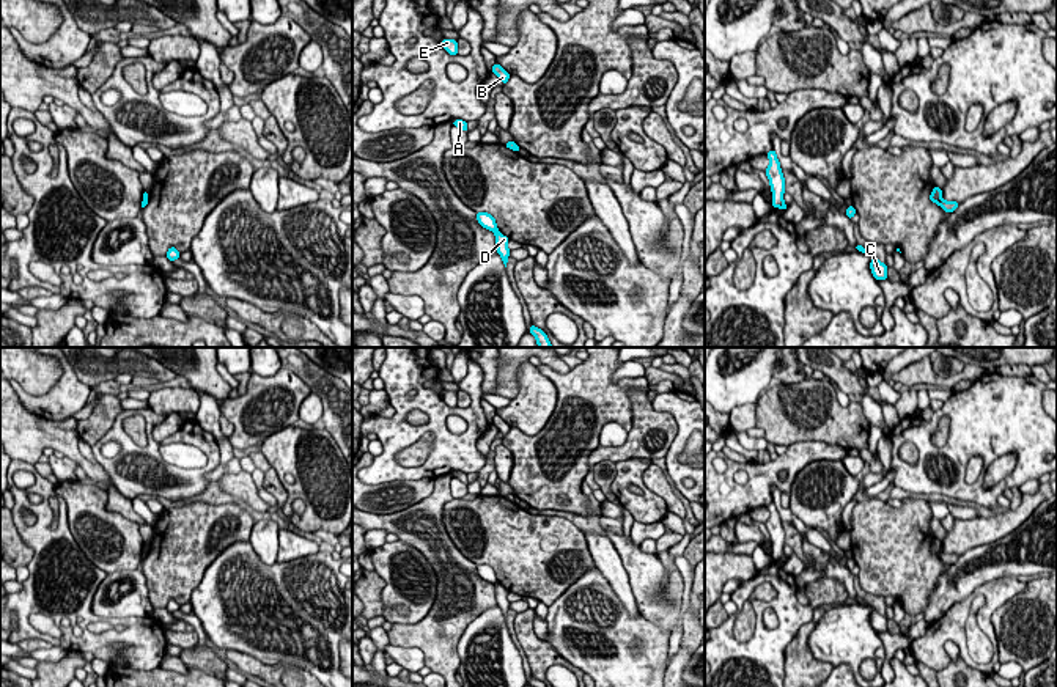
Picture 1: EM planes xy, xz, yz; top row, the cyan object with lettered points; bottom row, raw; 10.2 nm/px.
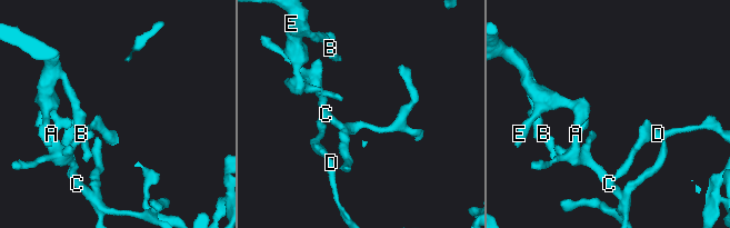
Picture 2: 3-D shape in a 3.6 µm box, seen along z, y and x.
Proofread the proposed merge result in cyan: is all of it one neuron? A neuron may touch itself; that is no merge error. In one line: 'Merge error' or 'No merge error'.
Merge error

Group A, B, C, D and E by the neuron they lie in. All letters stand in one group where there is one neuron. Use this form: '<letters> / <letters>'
A B C E / D

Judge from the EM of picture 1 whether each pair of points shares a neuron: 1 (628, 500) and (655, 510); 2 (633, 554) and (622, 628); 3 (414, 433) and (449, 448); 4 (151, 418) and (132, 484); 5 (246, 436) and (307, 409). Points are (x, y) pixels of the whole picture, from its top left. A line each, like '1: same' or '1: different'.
1: same
2: different
3: same
4: same
5: different

